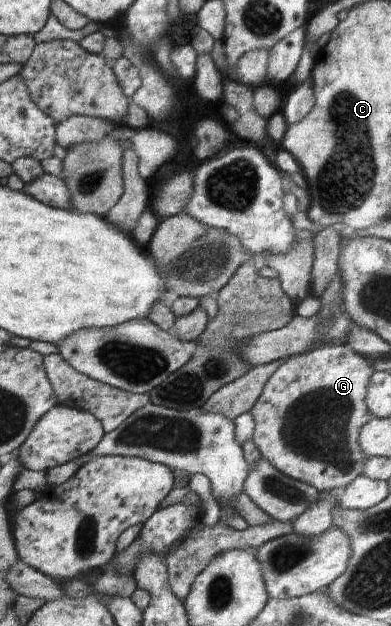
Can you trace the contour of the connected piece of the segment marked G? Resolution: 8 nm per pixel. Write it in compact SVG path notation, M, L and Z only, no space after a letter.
M348 344L325 345L289 358L269 377L258 404L251 409L254 420L253 441L261 458L275 465L281 473L315 487L319 491L343 492L358 476L362 476L367 455L359 445L359 431L371 419L366 403L367 389L374 376L373 364L354 353Z

